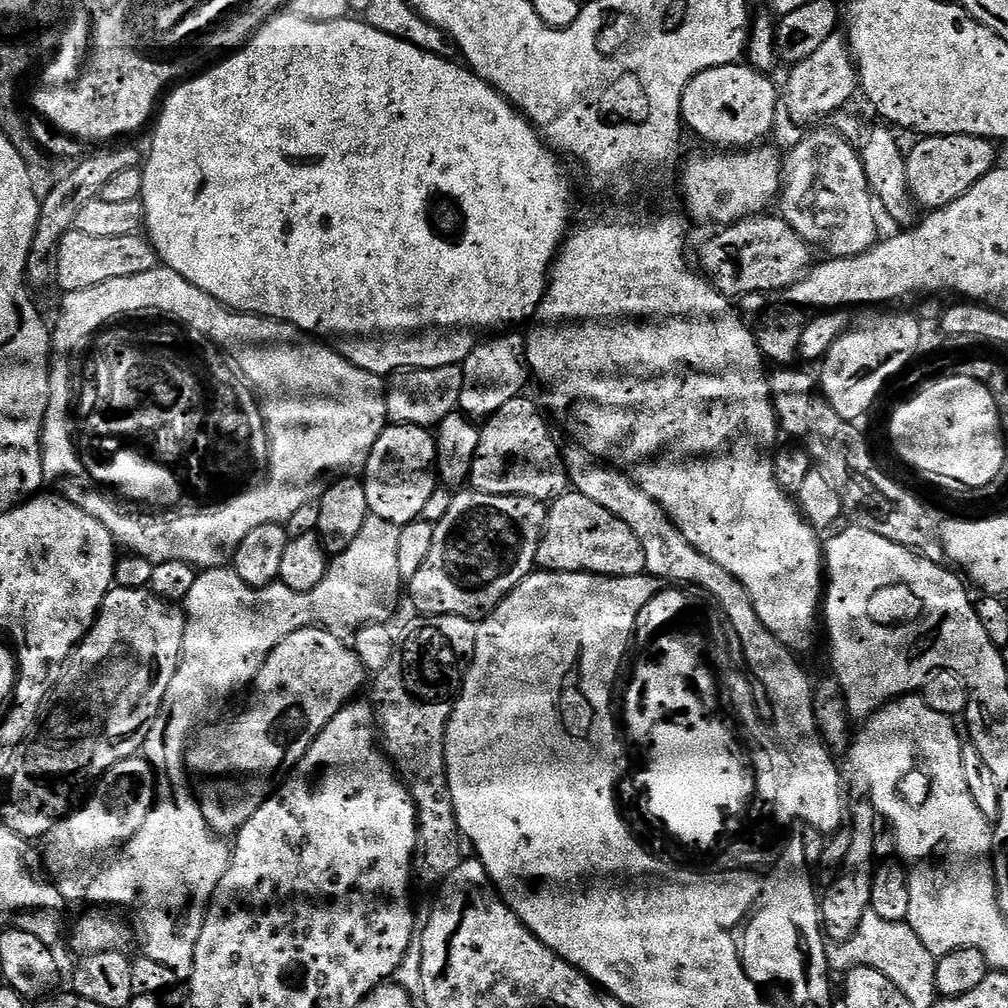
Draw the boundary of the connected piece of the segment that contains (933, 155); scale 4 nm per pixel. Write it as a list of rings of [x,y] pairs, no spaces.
[[[925,136],[907,149],[908,185],[917,205],[924,210],[944,208],[962,198],[974,182],[997,167],[997,145],[983,136]]]

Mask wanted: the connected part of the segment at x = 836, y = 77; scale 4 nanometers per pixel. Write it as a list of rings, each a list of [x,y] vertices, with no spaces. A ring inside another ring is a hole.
[[[843,35],[826,38],[819,50],[814,50],[810,58],[791,65],[787,69],[788,81],[782,84],[782,100],[788,107],[787,119],[796,124],[812,126],[823,116],[831,117],[841,111],[858,92],[858,73],[852,58],[852,49]],[[816,120],[816,121],[815,121]]]

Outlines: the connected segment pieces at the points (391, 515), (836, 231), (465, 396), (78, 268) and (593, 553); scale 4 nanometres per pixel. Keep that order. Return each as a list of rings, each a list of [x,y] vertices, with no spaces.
[[[389,423],[378,442],[374,442],[374,450],[370,450],[362,479],[371,515],[399,525],[421,519],[430,494],[438,486],[435,435],[427,428]]]
[[[816,126],[805,131],[808,133],[789,150],[788,156],[786,152],[783,157],[778,212],[807,244],[811,244],[817,249],[825,248],[828,251],[825,253],[829,257],[857,256],[878,243],[878,235],[876,236],[878,208],[874,203],[872,188],[868,185],[866,170],[864,163],[860,160],[857,145],[853,141],[847,140],[832,126],[820,127],[824,126]]]
[[[508,330],[503,334],[493,335],[491,338],[484,338],[477,343],[476,349],[464,359],[462,365],[462,398],[460,399],[459,411],[476,422],[483,422],[489,416],[494,415],[506,402],[510,402],[516,396],[525,391],[524,387],[530,384],[530,369],[526,363],[528,342],[523,335],[520,336],[516,330]]]
[[[75,230],[61,238],[56,251],[55,283],[60,283],[61,293],[86,290],[98,286],[98,282],[110,282],[110,278],[130,278],[130,274],[142,274],[154,270],[160,264],[160,255],[154,250],[147,235],[122,234],[118,238],[97,238]]]
[[[575,490],[562,493],[548,504],[548,521],[538,542],[536,568],[545,572],[589,572],[599,576],[643,576],[648,571],[646,553],[634,530],[630,530],[622,518],[614,518],[606,506],[598,506],[598,502]]]

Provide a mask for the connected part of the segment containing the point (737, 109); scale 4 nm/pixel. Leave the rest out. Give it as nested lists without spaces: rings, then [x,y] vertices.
[[[747,62],[723,64],[710,70],[702,70],[686,86],[682,94],[682,110],[680,119],[684,121],[687,131],[704,140],[717,140],[717,145],[728,150],[740,150],[745,146],[756,146],[772,132],[772,127],[778,122],[776,106],[778,103],[778,84],[772,81],[771,75],[765,74],[752,67]]]

